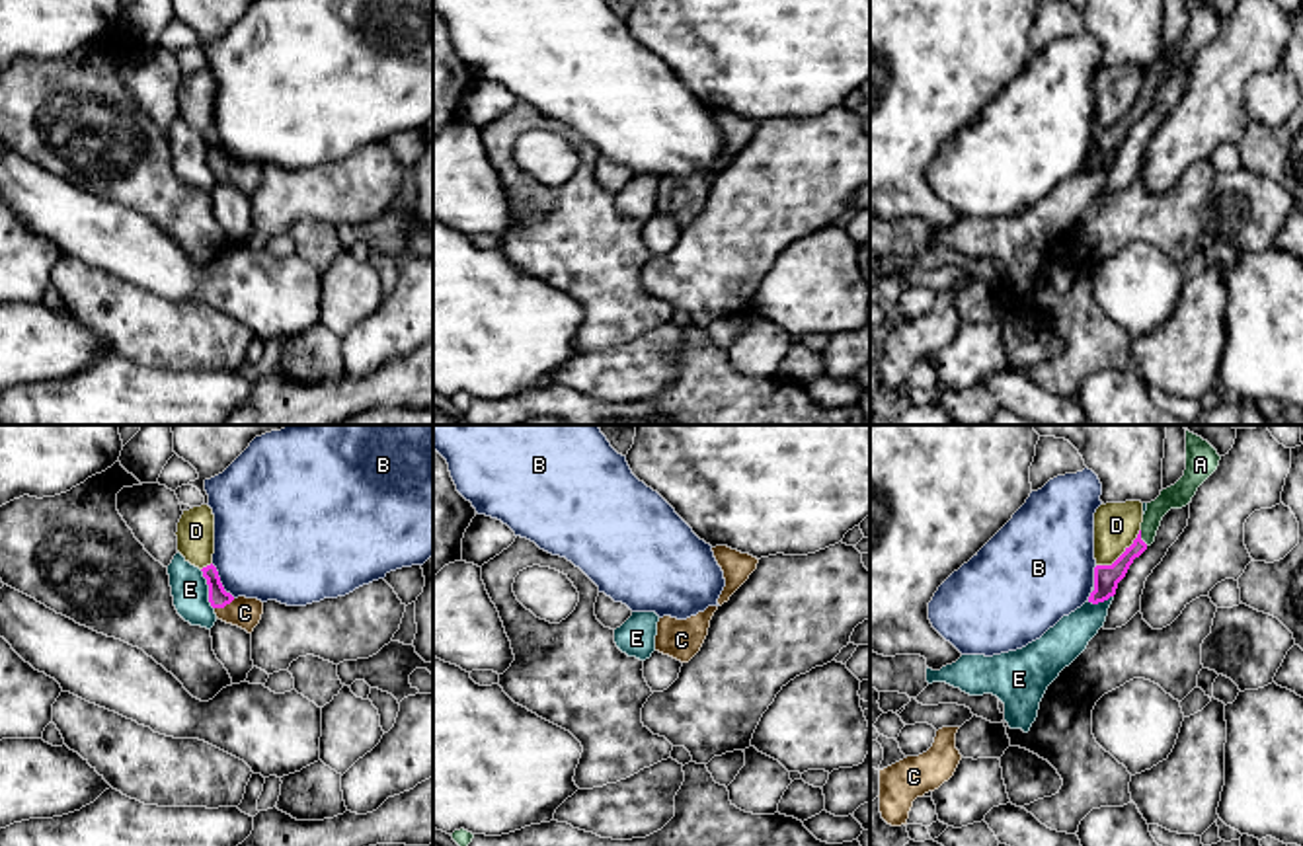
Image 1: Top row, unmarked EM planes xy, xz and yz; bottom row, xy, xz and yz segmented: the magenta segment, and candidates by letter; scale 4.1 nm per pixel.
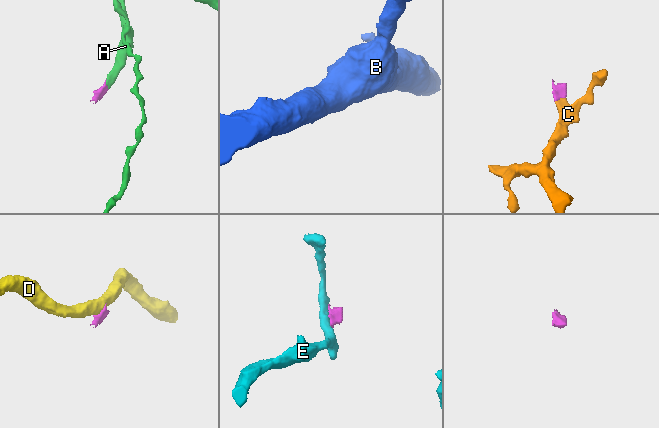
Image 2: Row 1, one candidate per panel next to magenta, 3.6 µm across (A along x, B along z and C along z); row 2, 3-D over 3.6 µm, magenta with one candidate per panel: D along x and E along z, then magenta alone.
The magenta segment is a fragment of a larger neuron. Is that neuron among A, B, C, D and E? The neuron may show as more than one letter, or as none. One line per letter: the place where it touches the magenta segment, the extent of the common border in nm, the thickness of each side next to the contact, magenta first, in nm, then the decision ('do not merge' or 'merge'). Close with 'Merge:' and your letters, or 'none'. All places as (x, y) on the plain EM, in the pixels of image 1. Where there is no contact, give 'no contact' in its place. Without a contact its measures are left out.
A: yz (1140, 102) | 70 nm | 110/100 nm | merge
B: xy (219, 145) | 170 nm | 80/440 nm | do not merge
C: xy (225, 168) | 100 nm | 80/130 nm | merge
D: yz (1122, 117) | 240 nm | 110/190 nm | do not merge
E: xy (209, 153) | 180 nm | 80/150 nm | do not merge
Merge: A, C

